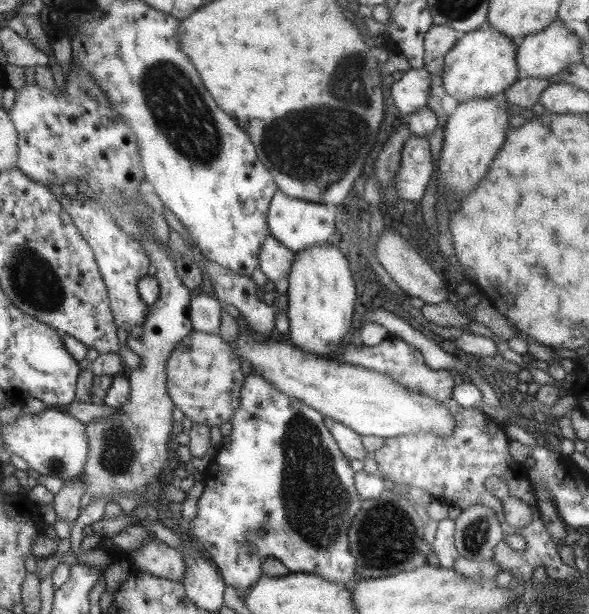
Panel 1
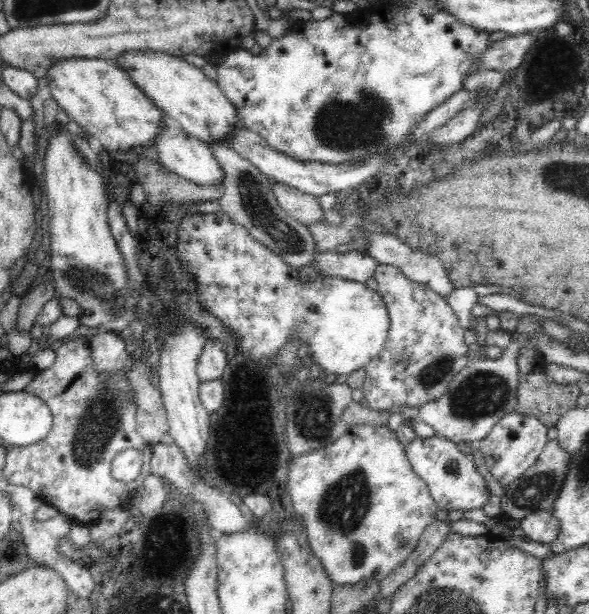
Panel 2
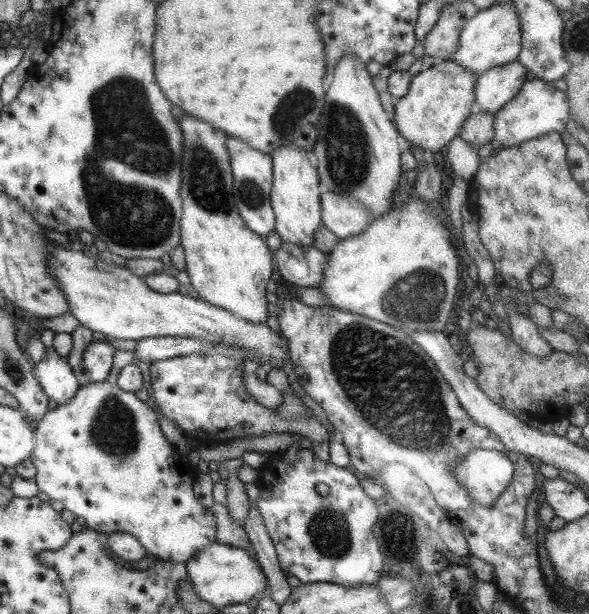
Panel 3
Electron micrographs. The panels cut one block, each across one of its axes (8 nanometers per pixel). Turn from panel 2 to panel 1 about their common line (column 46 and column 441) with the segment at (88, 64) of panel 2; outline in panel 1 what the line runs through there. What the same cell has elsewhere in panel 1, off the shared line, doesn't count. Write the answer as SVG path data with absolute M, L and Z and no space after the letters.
M486 24L477 30L461 34L451 50L443 56L440 72L443 92L458 103L501 94L502 90L520 78L514 59L515 47L513 40L495 32Z

